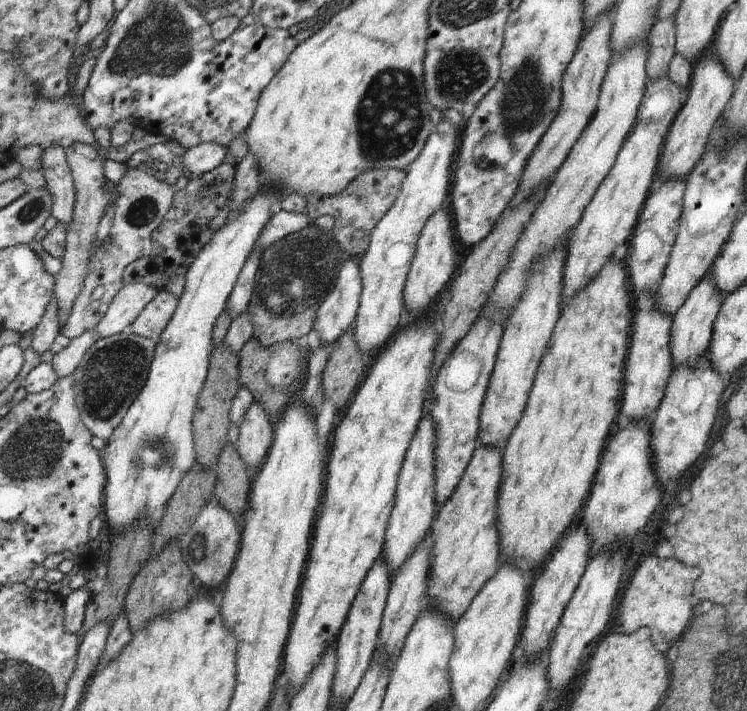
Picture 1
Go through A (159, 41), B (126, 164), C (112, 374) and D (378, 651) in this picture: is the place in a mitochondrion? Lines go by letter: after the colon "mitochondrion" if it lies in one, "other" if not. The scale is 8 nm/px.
A: mitochondrion
B: other
C: mitochondrion
D: other

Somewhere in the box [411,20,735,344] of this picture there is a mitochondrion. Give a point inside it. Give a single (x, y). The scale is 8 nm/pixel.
(522, 106)

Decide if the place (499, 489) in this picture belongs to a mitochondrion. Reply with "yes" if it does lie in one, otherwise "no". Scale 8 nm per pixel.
no

